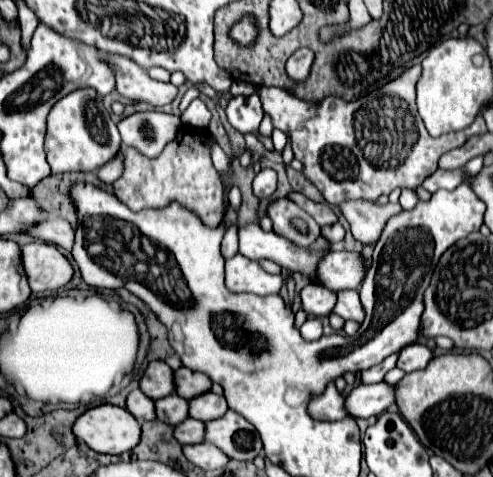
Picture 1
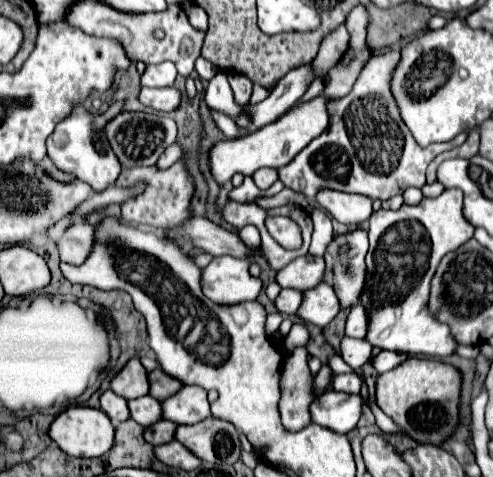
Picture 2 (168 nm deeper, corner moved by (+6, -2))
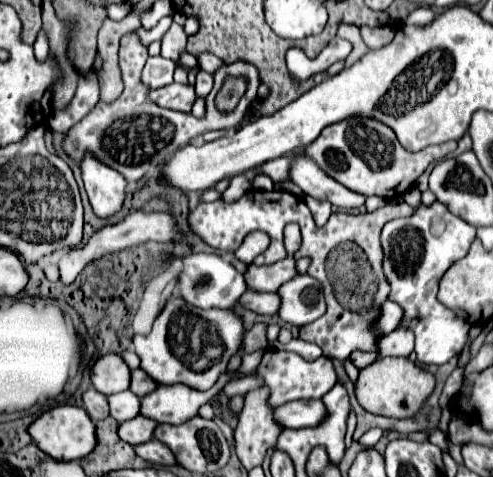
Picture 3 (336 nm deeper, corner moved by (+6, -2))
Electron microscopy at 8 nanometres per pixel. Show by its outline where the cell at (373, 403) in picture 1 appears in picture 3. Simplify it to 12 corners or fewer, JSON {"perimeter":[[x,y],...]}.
{"perimeter":[[322,400],[276,408],[284,428],[314,428],[326,418]]}

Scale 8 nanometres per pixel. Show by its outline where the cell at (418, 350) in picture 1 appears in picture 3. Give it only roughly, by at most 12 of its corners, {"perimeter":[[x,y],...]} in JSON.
{"perimeter":[[352,352],[358,370],[374,364],[378,352]]}

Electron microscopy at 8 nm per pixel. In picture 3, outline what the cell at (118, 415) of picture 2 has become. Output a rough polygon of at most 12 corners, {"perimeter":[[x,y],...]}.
{"perimeter":[[94,388],[82,394],[94,422],[110,416],[108,398]]}

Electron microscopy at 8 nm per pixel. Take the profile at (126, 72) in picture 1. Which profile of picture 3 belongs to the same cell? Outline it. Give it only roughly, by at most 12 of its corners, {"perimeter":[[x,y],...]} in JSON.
{"perimeter":[[176,82],[148,96],[168,110],[190,112],[196,100],[192,84]]}

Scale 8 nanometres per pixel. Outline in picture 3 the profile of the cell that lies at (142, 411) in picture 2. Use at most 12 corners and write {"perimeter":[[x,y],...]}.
{"perimeter":[[130,390],[112,394],[110,414],[118,422],[140,414],[140,398]]}

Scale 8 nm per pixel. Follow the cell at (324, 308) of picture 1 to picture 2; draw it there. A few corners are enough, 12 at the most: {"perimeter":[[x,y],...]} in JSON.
{"perimeter":[[280,290],[274,306],[280,314],[296,314],[302,292]]}

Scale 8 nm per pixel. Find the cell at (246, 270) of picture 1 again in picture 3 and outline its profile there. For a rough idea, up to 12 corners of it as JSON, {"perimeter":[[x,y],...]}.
{"perimeter":[[218,254],[182,258],[180,296],[234,308],[244,276]]}

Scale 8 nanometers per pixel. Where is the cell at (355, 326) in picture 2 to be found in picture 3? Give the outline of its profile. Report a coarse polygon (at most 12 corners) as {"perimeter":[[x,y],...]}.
{"perimeter":[[386,300],[372,328],[386,336],[402,320],[402,308]]}

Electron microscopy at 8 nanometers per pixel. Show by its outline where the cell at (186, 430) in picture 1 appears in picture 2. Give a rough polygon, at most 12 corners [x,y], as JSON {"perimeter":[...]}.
{"perimeter":[[174,422],[144,428],[144,440],[158,446],[174,440]]}

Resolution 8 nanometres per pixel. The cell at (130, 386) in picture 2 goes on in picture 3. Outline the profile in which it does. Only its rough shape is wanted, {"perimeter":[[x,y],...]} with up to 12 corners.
{"perimeter":[[106,354],[92,368],[92,384],[106,396],[130,388],[130,366]]}

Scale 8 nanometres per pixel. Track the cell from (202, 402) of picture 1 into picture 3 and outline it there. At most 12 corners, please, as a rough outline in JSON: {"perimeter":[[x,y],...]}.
{"perimeter":[[223,373],[206,392],[166,384],[142,398],[142,416],[184,424],[238,378]]}

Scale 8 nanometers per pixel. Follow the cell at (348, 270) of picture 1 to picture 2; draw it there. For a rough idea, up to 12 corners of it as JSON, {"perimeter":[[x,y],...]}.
{"perimeter":[[302,256],[276,272],[280,288],[322,282],[324,260]]}

